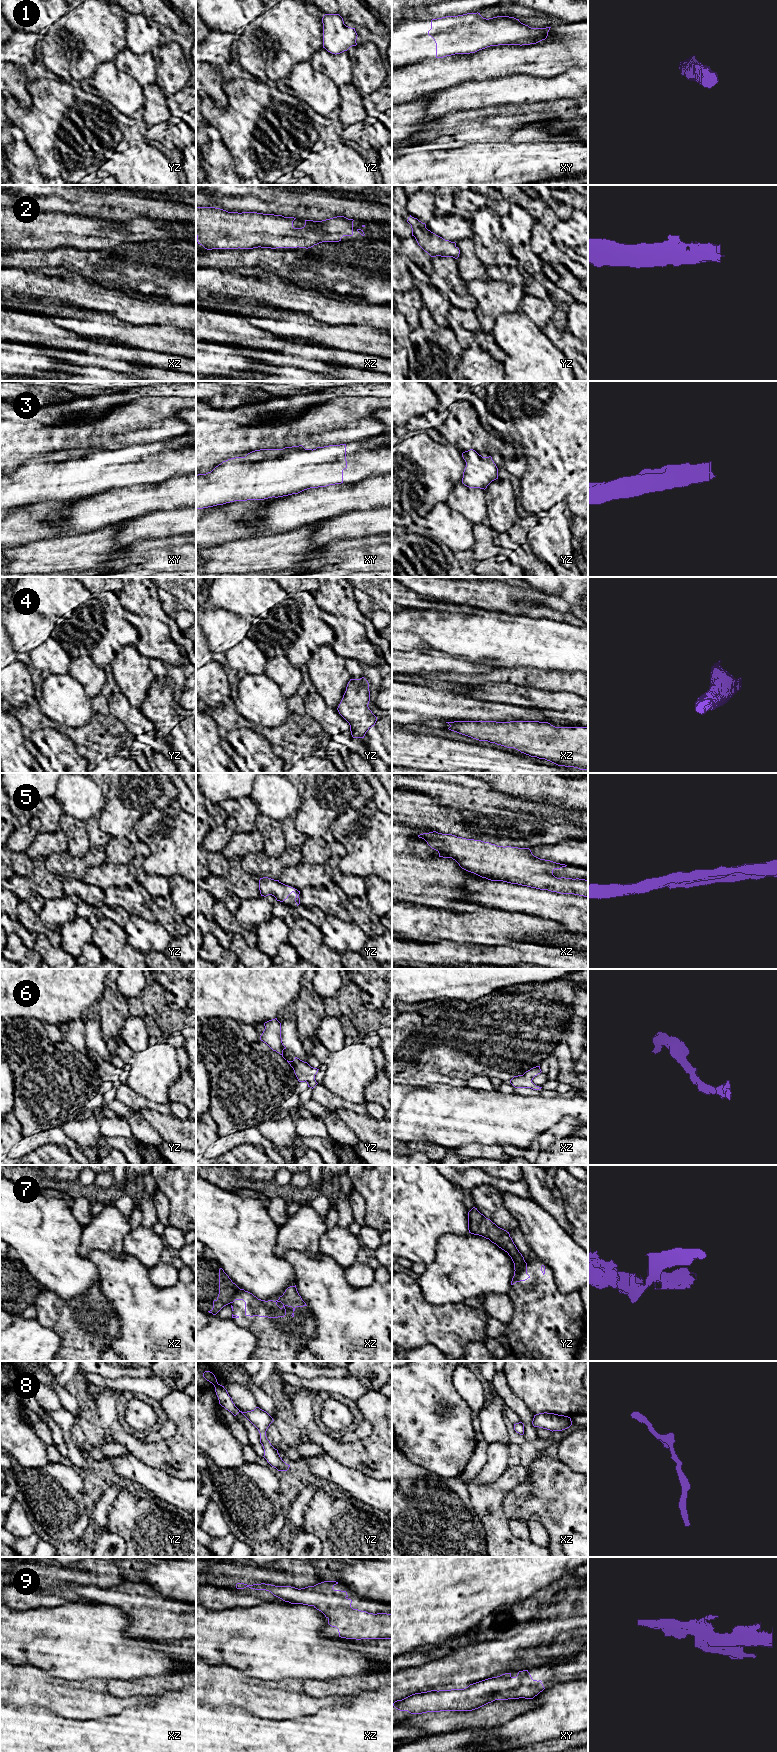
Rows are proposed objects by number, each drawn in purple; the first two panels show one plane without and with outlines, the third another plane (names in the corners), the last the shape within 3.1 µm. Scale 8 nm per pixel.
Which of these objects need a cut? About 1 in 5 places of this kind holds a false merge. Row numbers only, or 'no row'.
7

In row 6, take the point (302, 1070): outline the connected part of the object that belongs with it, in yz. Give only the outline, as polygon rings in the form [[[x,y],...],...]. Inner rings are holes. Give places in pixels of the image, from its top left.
[[[295,1057],[293,1061],[287,1060],[287,1062],[293,1068],[299,1082],[306,1081],[308,1087],[312,1089],[318,1084],[315,1080],[315,1075],[319,1069],[311,1067],[307,1062],[304,1062],[297,1057]]]

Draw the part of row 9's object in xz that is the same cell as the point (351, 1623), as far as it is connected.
[[[324,1581],[314,1586],[295,1588],[271,1584],[247,1585],[237,1583],[237,1589],[249,1587],[266,1590],[291,1604],[313,1606],[328,1619],[328,1624],[336,1627],[339,1637],[346,1639],[392,1639],[392,1614],[368,1613],[351,1607],[346,1591],[334,1590],[336,1581]]]

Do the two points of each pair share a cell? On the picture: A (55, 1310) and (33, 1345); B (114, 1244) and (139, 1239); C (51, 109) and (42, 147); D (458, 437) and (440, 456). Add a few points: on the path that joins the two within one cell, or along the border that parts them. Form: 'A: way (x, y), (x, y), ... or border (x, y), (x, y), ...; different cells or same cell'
A: border (35, 1318), (59, 1336), (60, 1345); different cells
B: border (130, 1229), (122, 1240), (124, 1252); different cells
C: way (44, 118), (43, 138); same cell
D: border (446, 441), (462, 452); different cells

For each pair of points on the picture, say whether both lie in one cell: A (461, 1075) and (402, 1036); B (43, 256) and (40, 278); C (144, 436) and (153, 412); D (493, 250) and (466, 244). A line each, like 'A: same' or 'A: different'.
A: same
B: different
C: same
D: different

